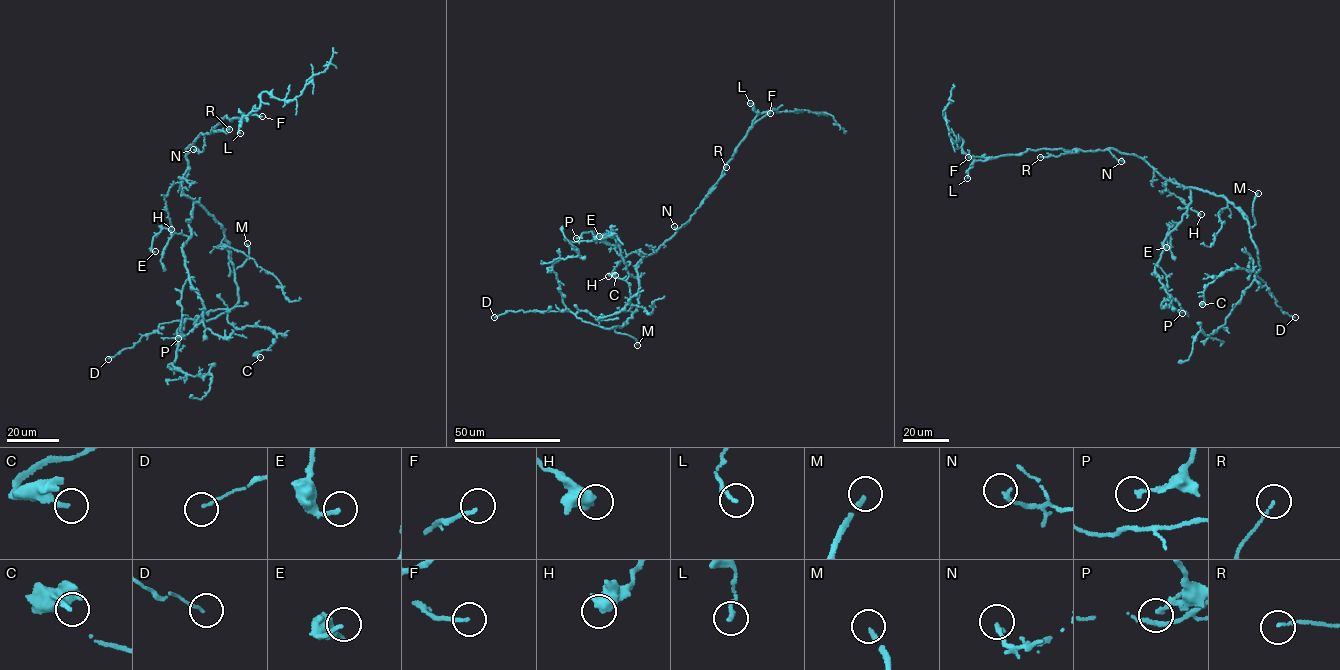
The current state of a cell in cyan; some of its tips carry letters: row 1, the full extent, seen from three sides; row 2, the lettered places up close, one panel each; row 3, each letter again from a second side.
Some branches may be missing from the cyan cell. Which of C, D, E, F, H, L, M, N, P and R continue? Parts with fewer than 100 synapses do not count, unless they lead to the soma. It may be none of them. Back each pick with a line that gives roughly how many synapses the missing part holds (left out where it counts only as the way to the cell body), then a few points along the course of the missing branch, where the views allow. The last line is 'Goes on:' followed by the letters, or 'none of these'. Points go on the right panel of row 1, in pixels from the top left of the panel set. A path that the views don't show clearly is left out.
M: (1258, 193), (1281, 179), (1284, 165), (1303, 162), (1311, 157)
Goes on: M

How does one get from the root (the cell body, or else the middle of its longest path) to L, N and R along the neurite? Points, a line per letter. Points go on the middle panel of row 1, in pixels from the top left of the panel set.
L: (639, 261), (687, 222), (718, 181), (757, 114), (750, 103)
N: (639, 261), (690, 220), (679, 228), (674, 226)
R: (639, 261), (687, 222), (726, 167)

